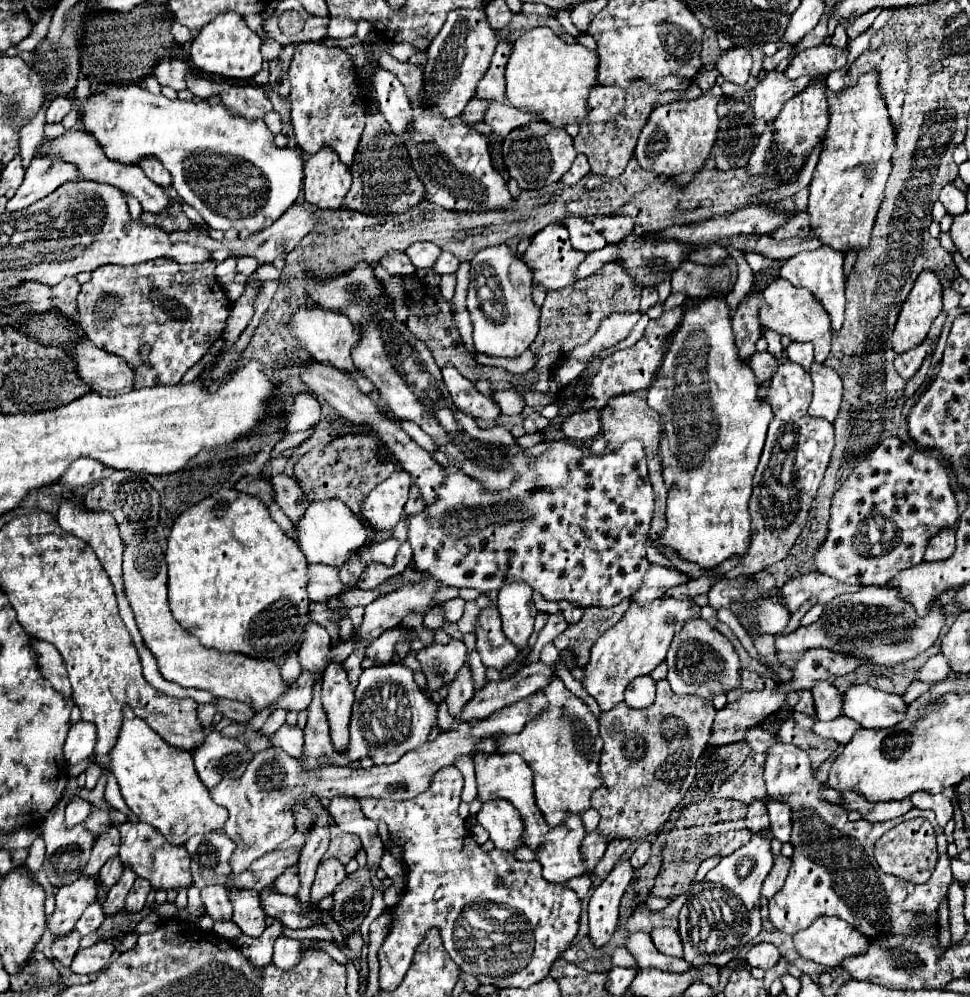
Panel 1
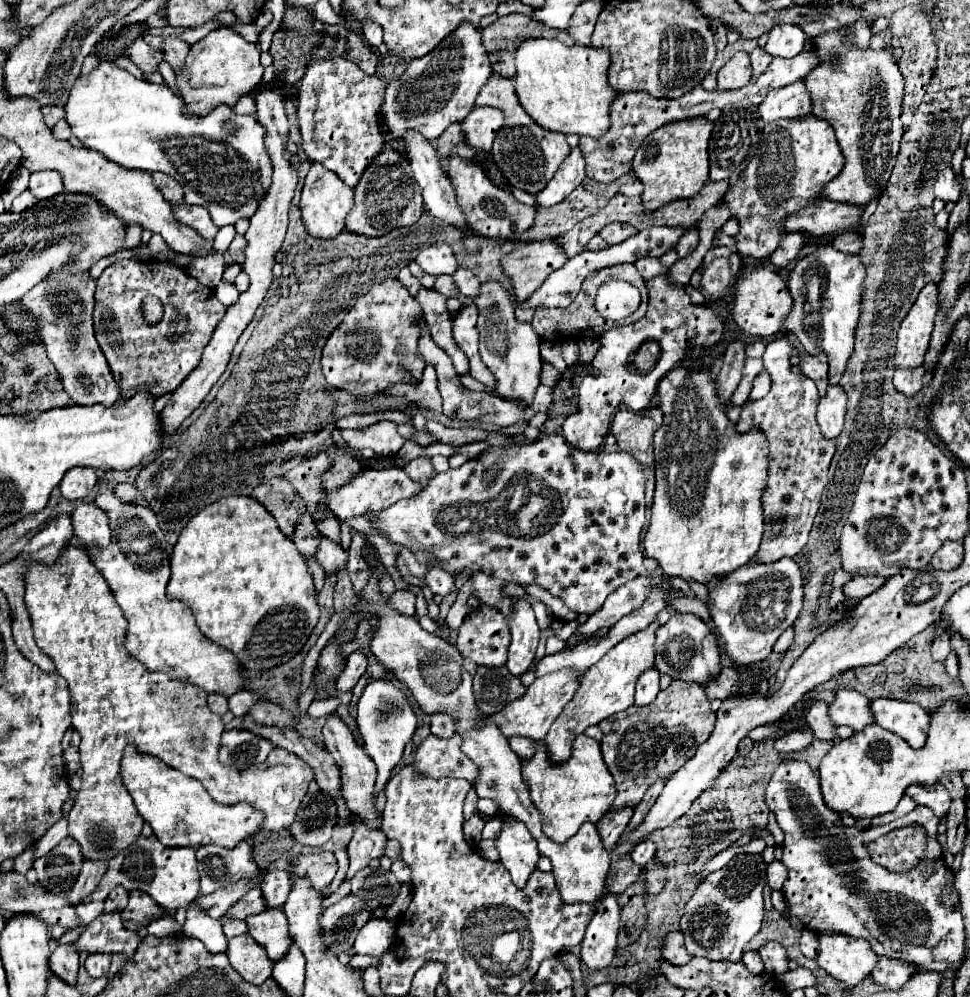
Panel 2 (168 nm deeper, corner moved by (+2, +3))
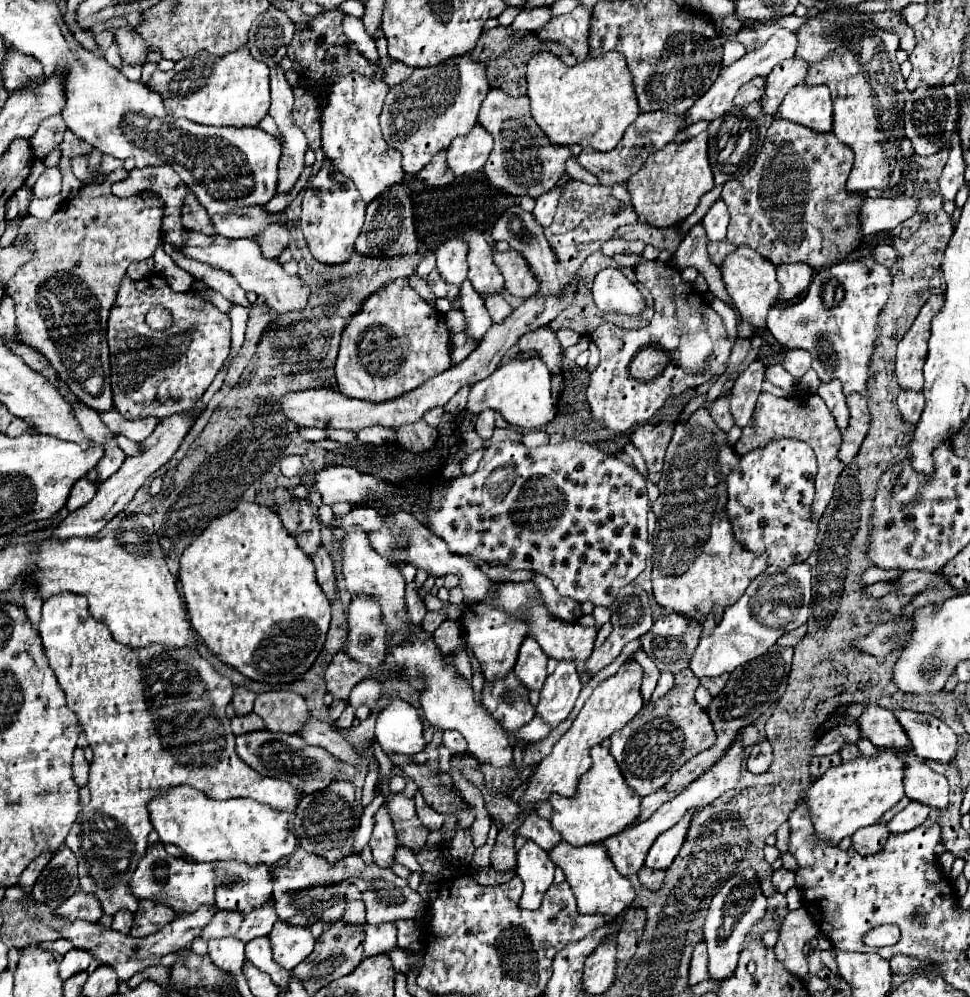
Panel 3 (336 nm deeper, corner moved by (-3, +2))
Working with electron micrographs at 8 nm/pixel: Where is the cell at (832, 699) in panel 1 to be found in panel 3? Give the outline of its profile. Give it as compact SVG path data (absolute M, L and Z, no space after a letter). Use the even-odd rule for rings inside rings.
M866 705L862 715L856 719L856 725L858 729L862 729L862 735L870 739L876 747L910 749L910 741L902 725L896 721L894 713L888 709L882 709L878 705Z

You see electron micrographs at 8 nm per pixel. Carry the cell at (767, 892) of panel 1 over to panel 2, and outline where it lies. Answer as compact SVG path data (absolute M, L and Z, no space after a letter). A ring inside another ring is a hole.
M779 860L771 862L771 864L767 866L767 884L769 884L773 890L781 890L781 886L783 886L785 880L787 880L787 868L785 868Z

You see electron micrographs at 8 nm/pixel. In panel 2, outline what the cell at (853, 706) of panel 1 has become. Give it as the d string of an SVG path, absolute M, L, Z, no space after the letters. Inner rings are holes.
M875 700L871 702L871 710L881 728L907 740L911 748L921 748L925 744L931 718L919 704L903 700Z

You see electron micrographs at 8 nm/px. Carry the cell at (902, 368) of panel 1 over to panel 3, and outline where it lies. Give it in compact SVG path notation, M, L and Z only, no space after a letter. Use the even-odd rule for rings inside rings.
M900 389L898 393L898 409L904 419L918 423L922 407L924 407L924 397L922 391L912 391L912 389Z

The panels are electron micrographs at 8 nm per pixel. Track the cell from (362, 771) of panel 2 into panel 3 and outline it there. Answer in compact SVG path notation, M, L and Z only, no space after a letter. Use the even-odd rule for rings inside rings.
M380 805L374 815L374 831L370 837L370 849L374 855L374 863L380 867L390 867L394 863L394 849L396 849L396 835L394 825L388 813L388 805Z

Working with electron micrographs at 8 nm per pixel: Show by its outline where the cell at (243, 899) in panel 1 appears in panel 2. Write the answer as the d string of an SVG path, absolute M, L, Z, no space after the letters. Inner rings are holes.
M283 908L268 909L260 914L249 916L251 938L261 944L271 962L279 962L287 956L293 938L289 934L289 924Z

